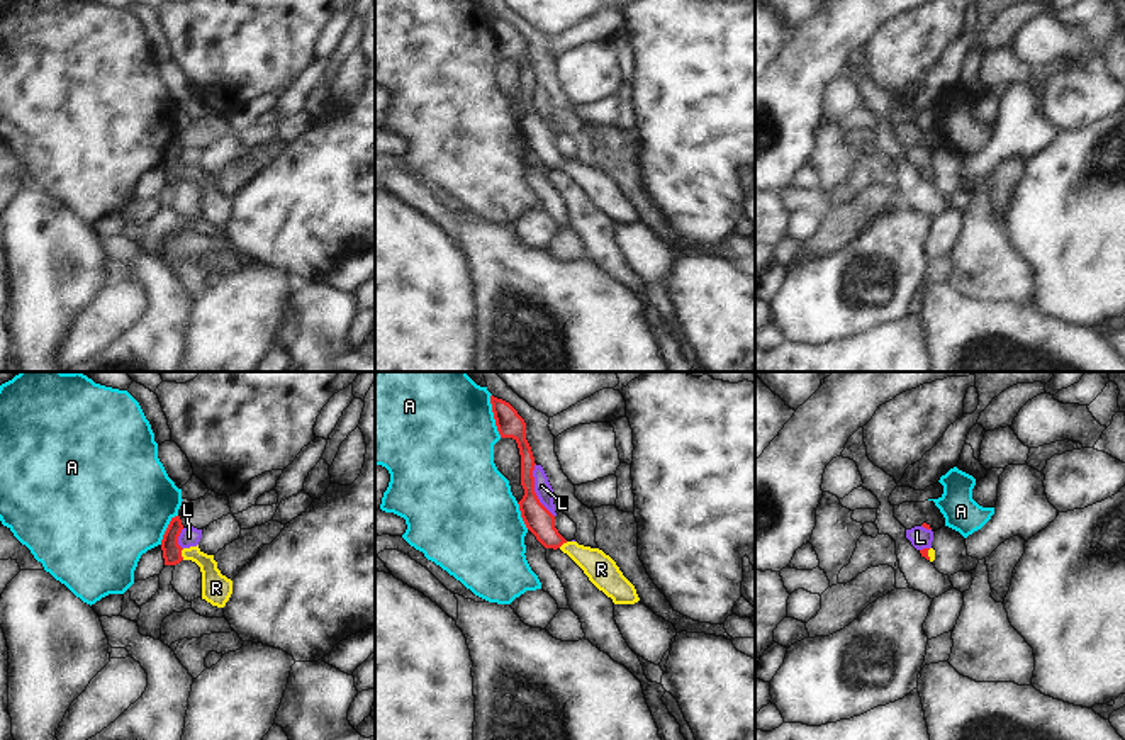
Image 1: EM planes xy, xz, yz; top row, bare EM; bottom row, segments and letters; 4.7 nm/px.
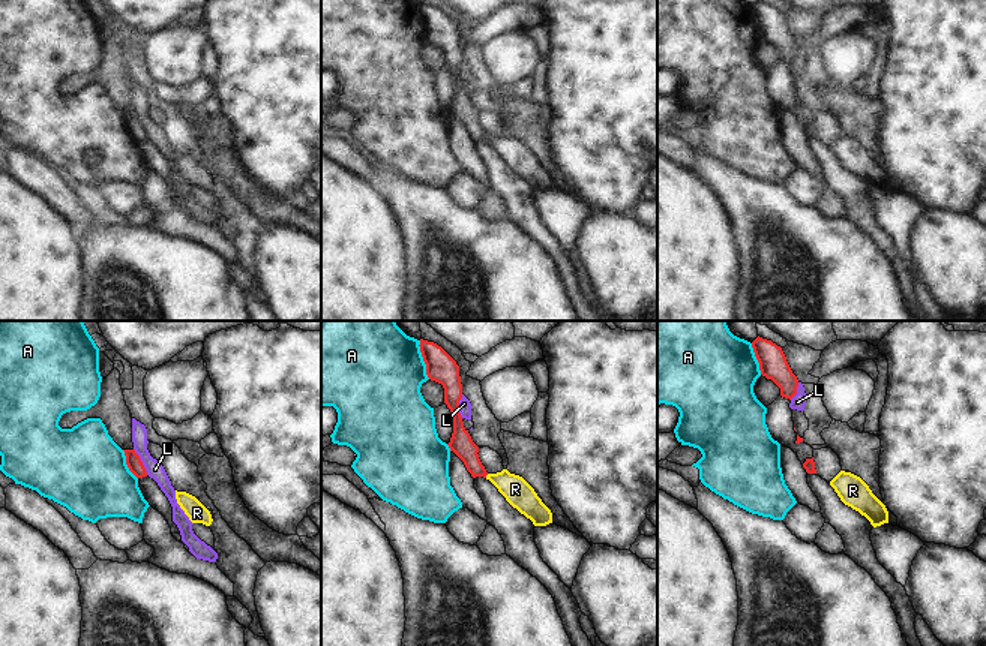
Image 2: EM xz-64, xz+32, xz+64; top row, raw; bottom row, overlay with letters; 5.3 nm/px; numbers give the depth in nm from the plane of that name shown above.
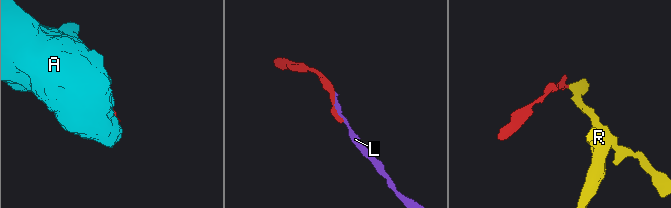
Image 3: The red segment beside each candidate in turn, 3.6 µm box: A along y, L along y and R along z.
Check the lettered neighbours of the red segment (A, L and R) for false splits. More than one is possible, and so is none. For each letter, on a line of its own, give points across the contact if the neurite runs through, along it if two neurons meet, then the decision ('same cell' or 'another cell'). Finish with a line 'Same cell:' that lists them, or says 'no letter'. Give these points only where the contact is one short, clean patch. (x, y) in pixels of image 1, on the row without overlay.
A: another cell
L: another cell
R: across xy (172, 172), (180, 173), (194, 173), (216, 207) | same cell
Same cell: R

